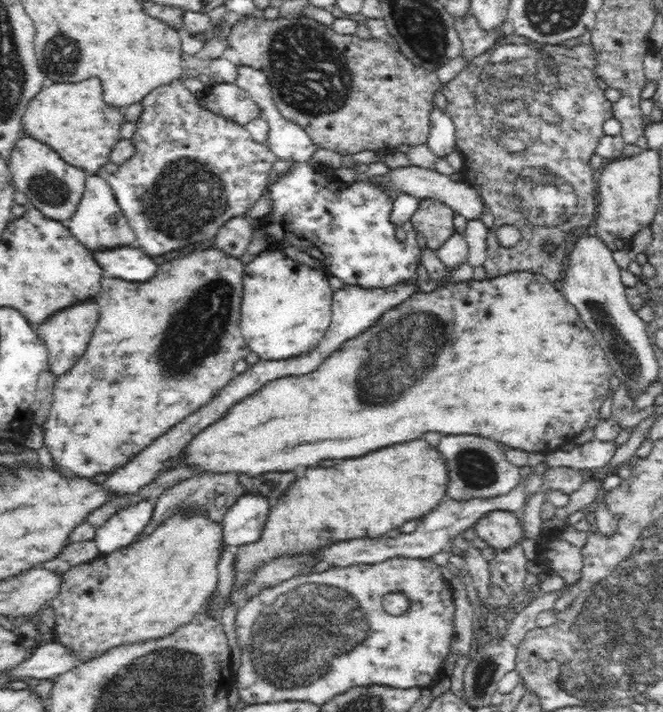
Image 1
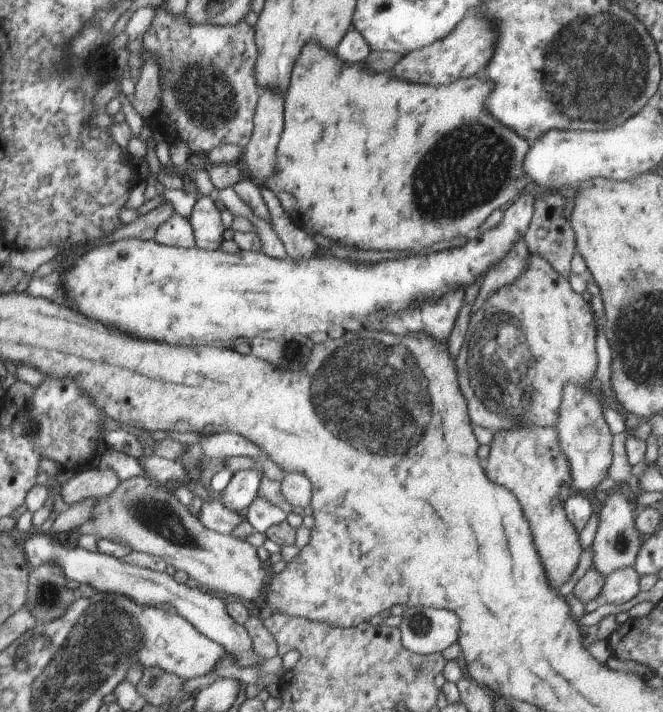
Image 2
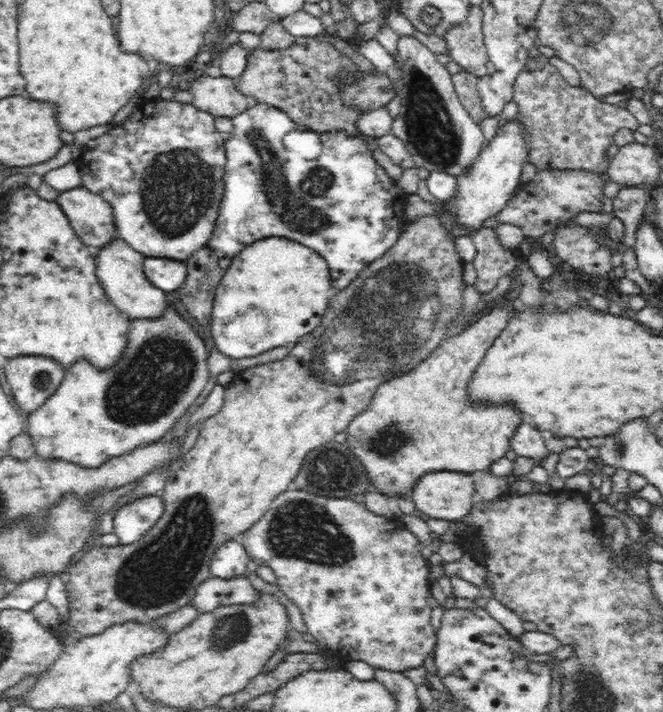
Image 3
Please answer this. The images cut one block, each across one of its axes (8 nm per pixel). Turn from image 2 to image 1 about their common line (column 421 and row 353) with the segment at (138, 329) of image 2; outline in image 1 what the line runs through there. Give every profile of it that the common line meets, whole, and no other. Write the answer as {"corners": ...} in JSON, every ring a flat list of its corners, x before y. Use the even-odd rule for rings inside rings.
{"corners":[[268,250,259,253,248,263,248,276,244,278,244,300,240,330,250,346,262,360,286,360,312,350,324,336,332,320,333,291,328,283,329,275,323,269,314,269,298,264,287,257,283,250]]}

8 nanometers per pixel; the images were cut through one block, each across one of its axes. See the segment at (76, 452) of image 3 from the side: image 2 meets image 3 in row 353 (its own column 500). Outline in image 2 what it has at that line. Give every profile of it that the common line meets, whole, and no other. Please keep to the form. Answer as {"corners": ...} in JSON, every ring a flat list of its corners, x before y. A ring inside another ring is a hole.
{"corners":[[316,42,309,43,298,62,295,63,291,74,290,86,286,90,284,99,284,134,276,146,276,170,266,180,268,187,281,202,286,214,308,234,322,234,330,238,332,242,340,246,356,246,364,250,422,250,436,244,436,242,450,242,454,238,469,238,480,228,480,224,504,204,512,202,518,192,528,184,524,171,522,170,522,158,527,158,528,140,521,137,515,130,507,125,500,124,487,108,487,99,495,91,496,84,481,74,458,79,452,84,442,86,424,86,424,84,410,84,404,80,396,80,390,74,370,74,366,62,358,62,356,66,346,65,340,60,336,52,328,52],[334,68,334,70,332,70],[402,214,402,218,400,218],[402,222,402,248,400,248,400,228]]}

